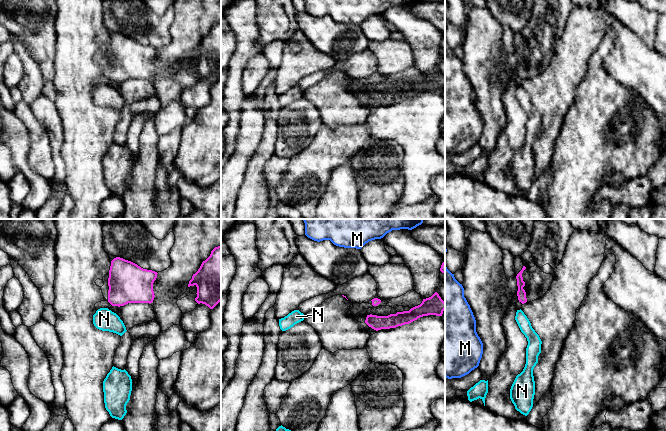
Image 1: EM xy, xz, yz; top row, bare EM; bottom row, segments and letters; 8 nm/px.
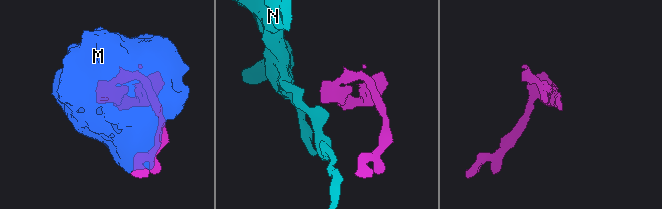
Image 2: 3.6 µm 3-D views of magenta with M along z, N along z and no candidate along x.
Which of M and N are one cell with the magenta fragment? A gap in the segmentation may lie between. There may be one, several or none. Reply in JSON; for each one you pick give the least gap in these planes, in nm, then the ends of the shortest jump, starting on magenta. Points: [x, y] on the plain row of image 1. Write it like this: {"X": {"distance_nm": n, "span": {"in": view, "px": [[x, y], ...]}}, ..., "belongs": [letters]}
{"belongs": []}

